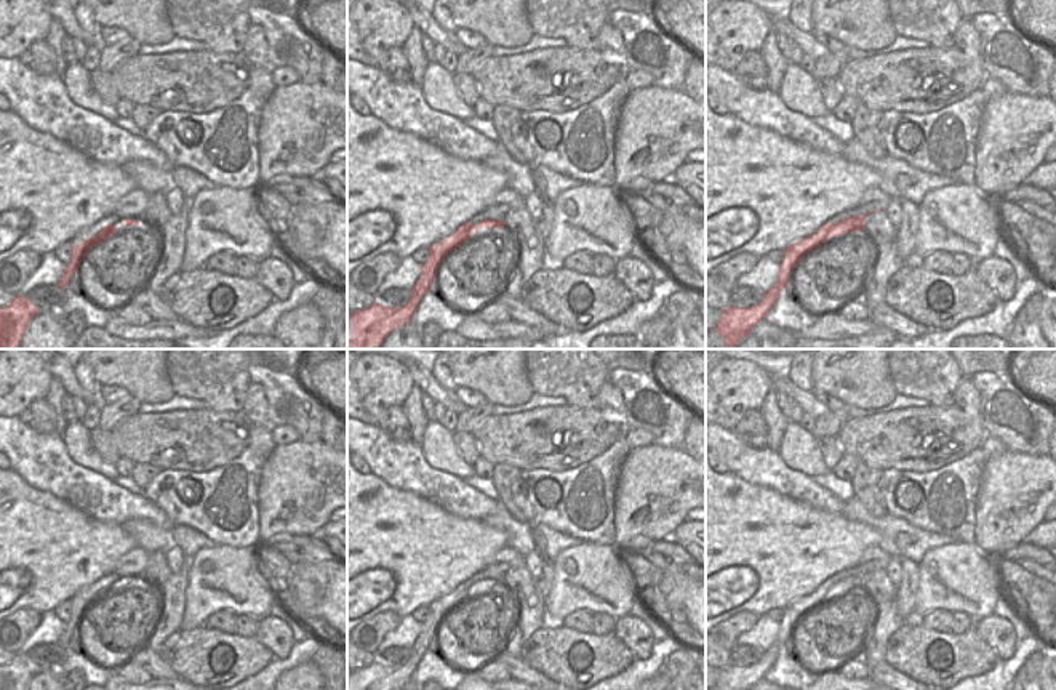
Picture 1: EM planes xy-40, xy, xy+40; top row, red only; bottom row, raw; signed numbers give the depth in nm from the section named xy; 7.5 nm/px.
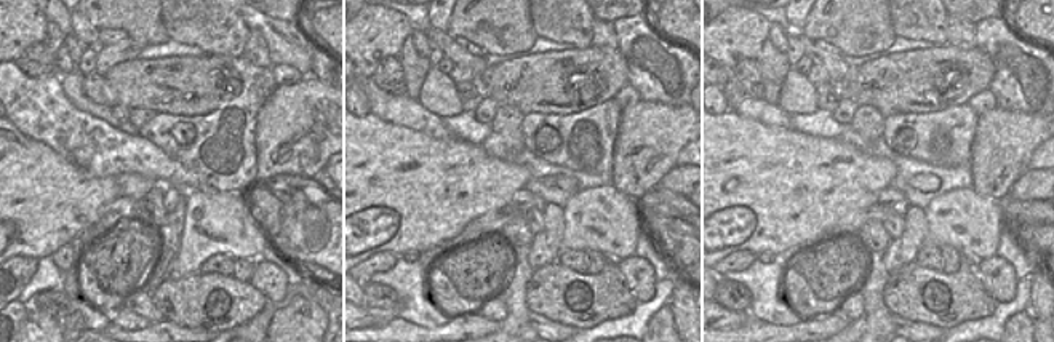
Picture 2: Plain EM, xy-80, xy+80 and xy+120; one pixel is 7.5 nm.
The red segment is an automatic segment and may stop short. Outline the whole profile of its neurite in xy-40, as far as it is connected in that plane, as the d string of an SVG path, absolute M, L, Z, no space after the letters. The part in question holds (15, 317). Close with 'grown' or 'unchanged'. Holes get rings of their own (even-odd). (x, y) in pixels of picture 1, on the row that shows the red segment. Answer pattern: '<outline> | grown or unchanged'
M26 295L0 307L0 349L19 349L29 322L40 312Z | unchanged

